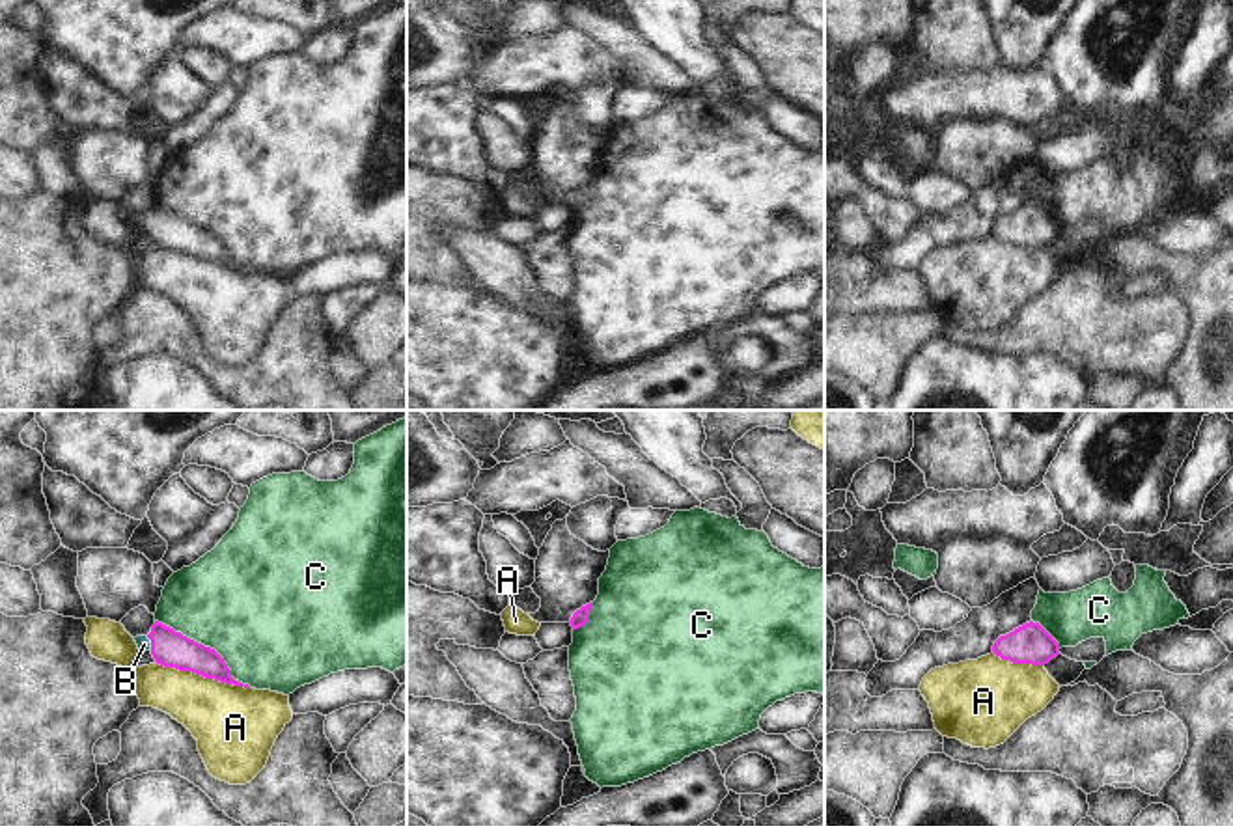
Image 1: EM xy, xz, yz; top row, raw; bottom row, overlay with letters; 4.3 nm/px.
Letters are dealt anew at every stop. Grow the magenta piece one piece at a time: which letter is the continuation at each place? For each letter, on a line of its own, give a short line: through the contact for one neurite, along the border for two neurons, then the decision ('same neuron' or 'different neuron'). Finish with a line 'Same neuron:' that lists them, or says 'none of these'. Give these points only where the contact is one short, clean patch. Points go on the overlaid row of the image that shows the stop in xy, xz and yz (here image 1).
A: different neuron
B: line xy (172, 649), (165, 644), (152, 644), (144, 644); same neuron
C: different neuron
Same neuron: B

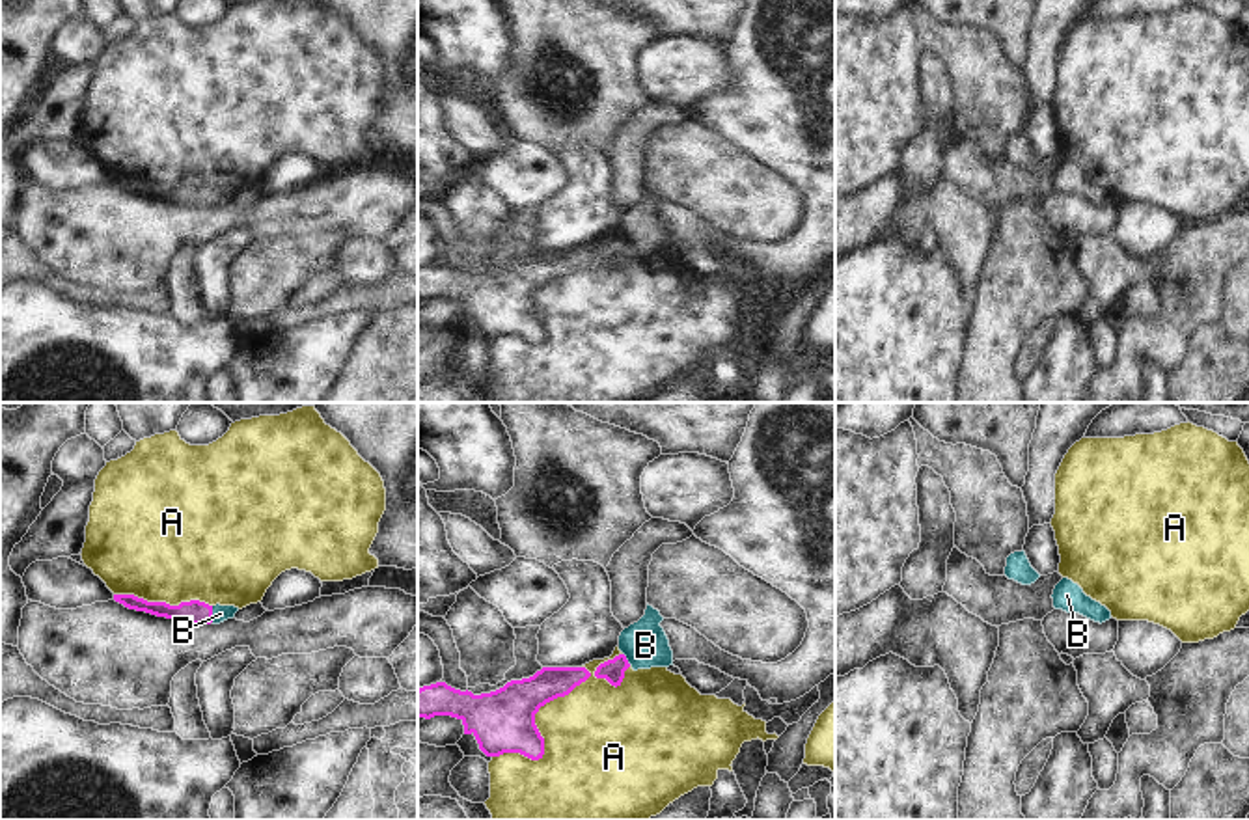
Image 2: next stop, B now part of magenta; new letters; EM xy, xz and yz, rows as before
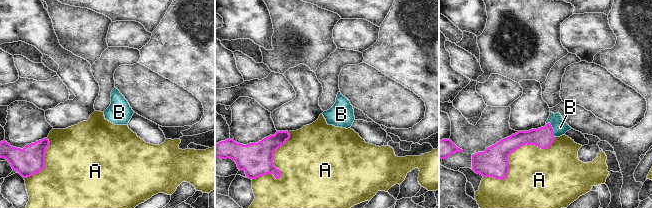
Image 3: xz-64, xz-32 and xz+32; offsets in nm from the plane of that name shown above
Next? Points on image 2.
A: different neuron
B: line xy (194, 612), (211, 614), (220, 614); same neuron
Same neuron: B

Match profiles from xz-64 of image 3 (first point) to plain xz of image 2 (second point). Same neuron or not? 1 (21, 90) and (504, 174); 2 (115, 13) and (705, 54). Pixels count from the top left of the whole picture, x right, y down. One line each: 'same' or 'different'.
1: same
2: different

